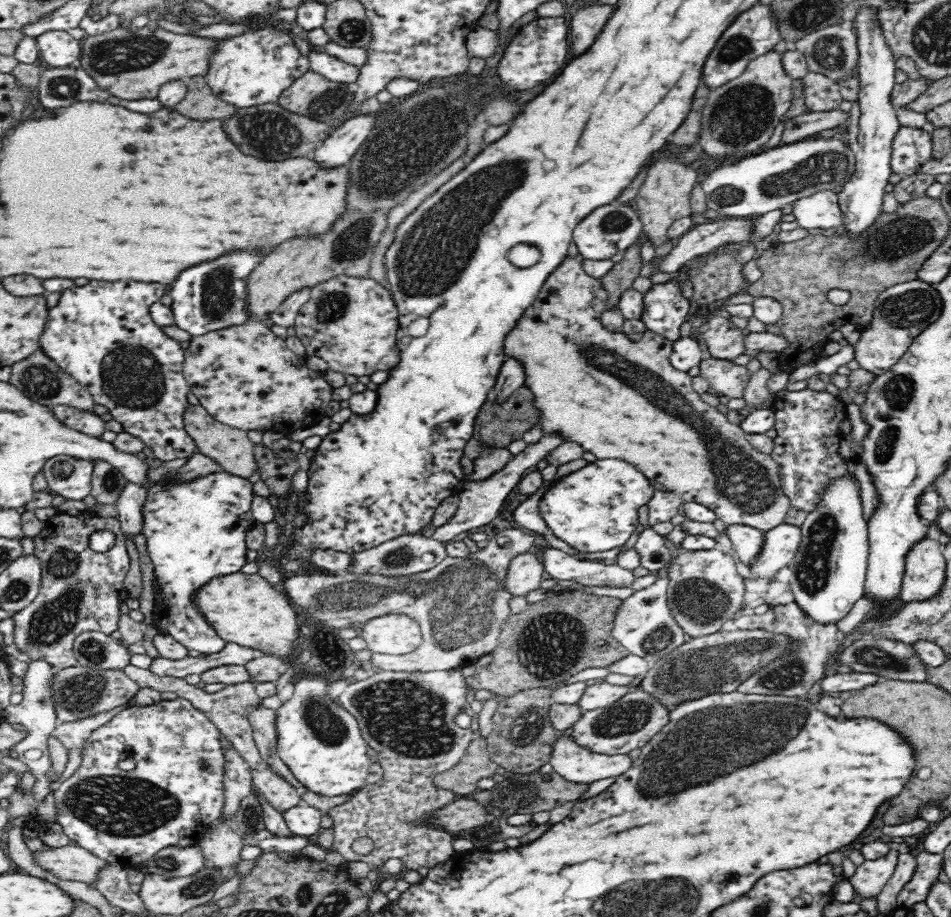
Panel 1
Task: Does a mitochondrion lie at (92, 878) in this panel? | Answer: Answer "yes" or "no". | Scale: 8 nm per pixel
no

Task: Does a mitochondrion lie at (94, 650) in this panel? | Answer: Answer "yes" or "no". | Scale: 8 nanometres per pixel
yes

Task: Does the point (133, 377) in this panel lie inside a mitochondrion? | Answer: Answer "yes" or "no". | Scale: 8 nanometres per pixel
yes

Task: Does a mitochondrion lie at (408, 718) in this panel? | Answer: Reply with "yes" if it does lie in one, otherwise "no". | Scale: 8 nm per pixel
yes

